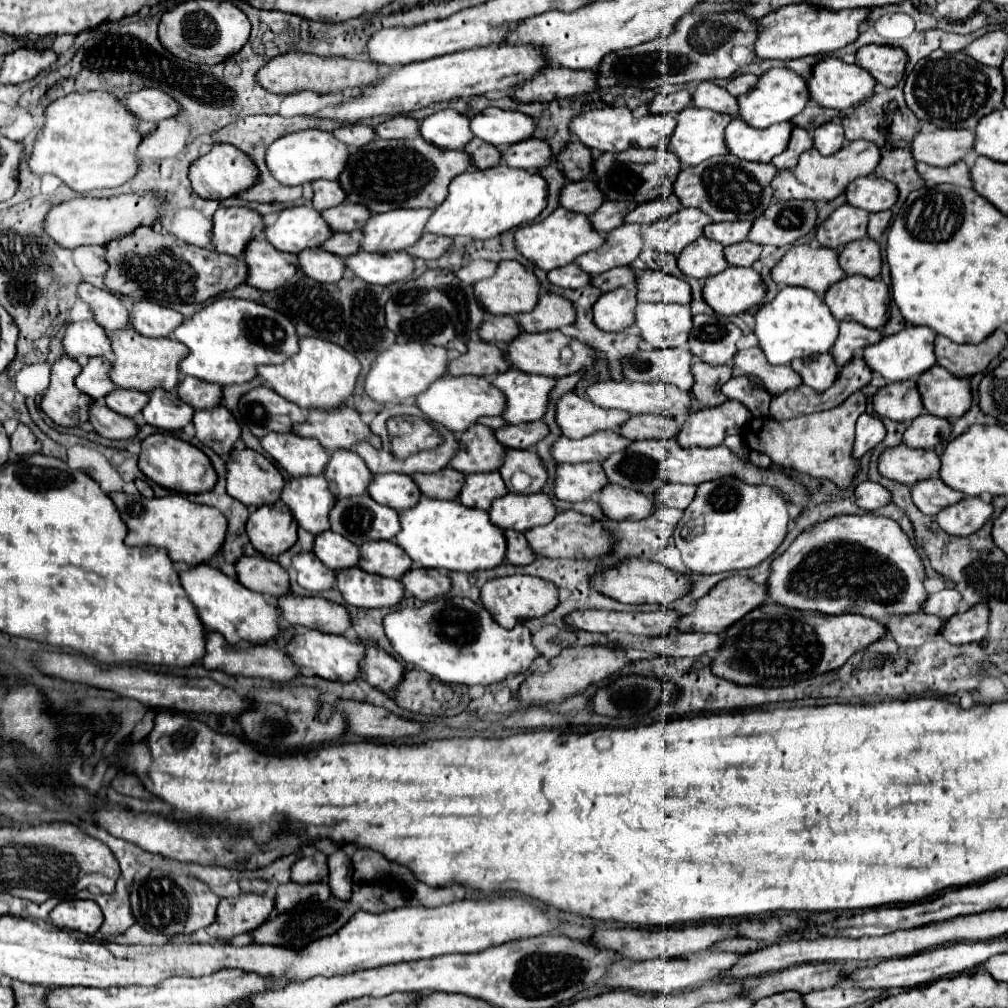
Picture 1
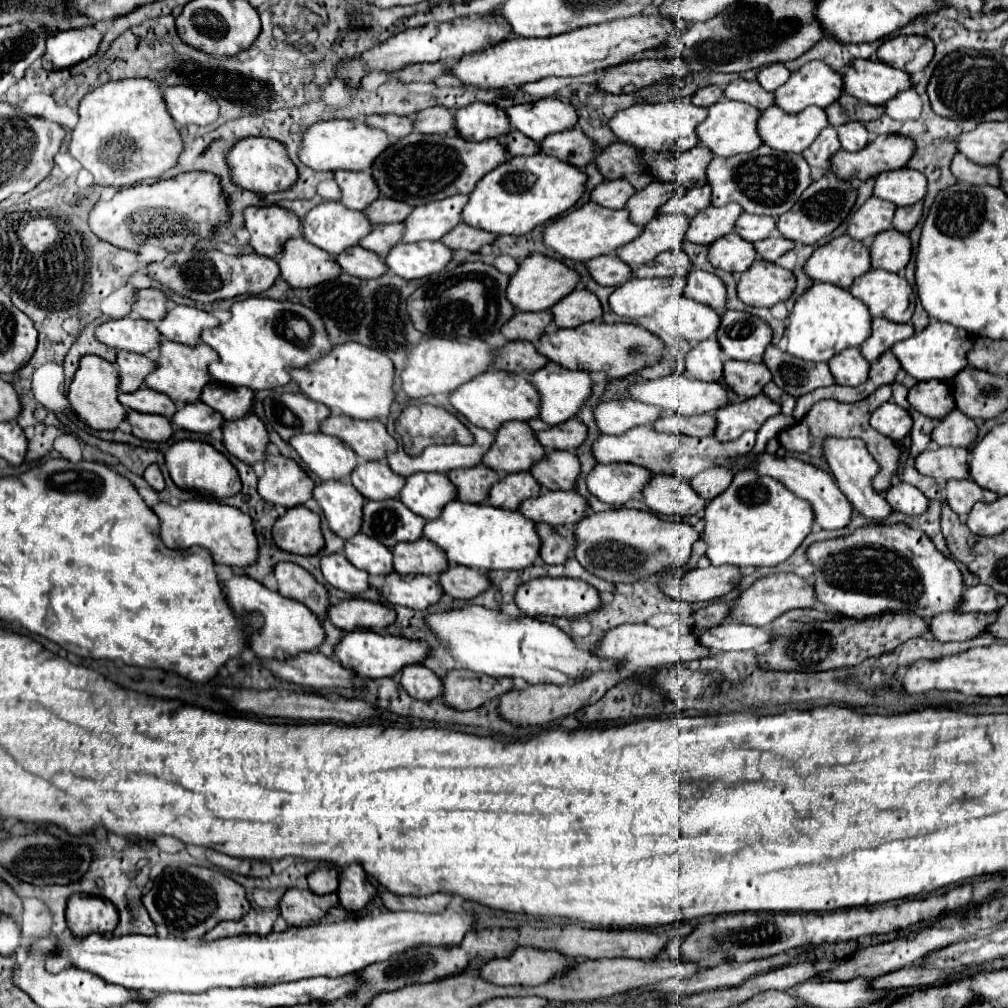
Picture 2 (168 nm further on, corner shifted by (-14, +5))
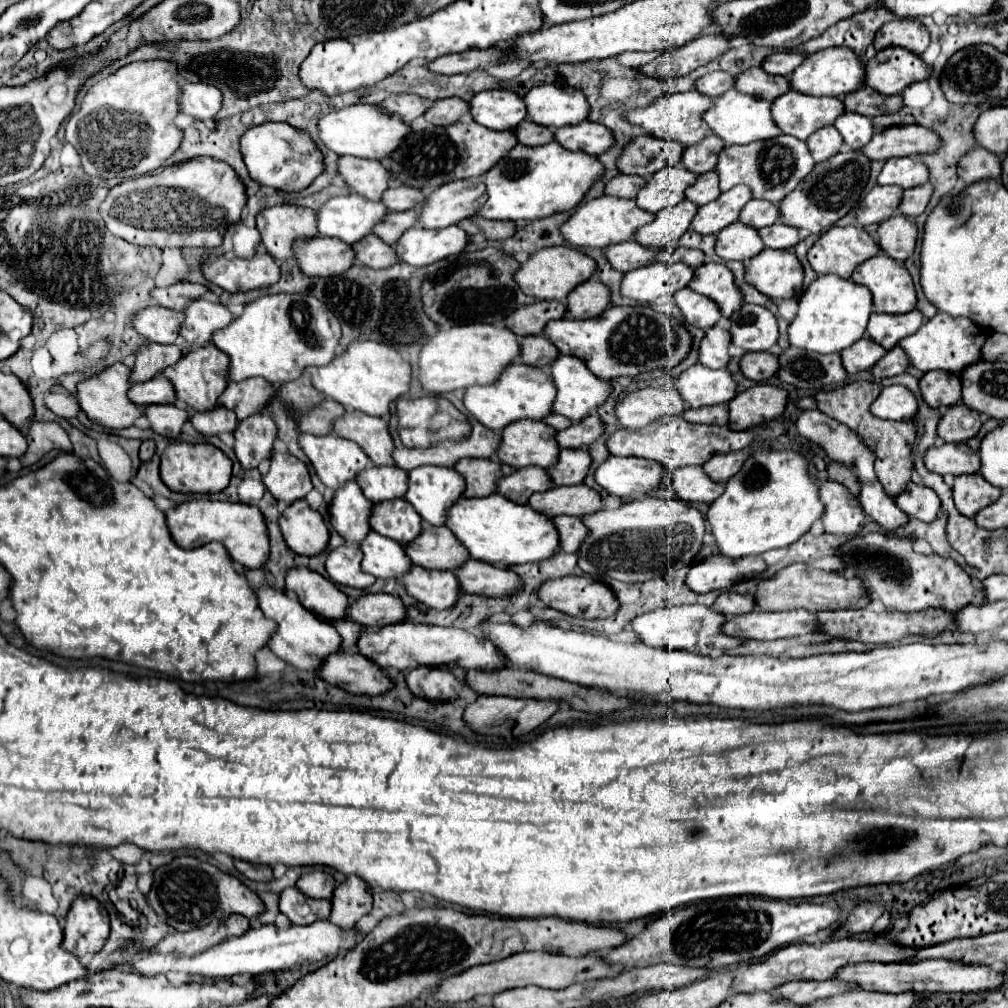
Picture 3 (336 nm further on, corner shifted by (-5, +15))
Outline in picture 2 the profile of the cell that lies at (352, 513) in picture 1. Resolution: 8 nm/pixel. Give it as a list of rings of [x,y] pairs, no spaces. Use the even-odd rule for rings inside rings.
[[[398,498],[366,502],[362,532],[392,548],[398,542],[414,542],[422,536],[424,518],[412,514]]]

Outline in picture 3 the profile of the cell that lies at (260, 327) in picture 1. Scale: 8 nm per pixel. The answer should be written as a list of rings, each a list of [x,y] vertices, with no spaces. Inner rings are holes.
[[[273,294],[263,296],[245,306],[245,312],[233,320],[227,328],[217,330],[213,344],[231,358],[229,378],[243,382],[253,376],[261,376],[273,384],[287,384],[297,380],[309,366],[329,364],[341,340],[339,320],[335,314],[311,294]],[[293,310],[303,314],[301,326],[293,320]]]

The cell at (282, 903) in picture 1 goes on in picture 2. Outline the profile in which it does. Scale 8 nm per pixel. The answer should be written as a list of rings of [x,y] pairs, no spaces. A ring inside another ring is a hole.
[[[288,888],[286,894],[280,900],[280,912],[284,920],[292,926],[298,926],[302,922],[320,920],[326,916],[328,908],[338,904],[338,894],[314,894],[312,890],[300,890],[300,888]]]

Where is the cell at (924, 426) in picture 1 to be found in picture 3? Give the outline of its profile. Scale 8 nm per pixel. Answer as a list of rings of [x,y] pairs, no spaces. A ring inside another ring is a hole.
[[[957,404],[947,408],[947,412],[943,414],[937,426],[937,434],[945,442],[967,442],[981,430],[981,426],[983,420],[979,412],[967,408],[965,404]]]

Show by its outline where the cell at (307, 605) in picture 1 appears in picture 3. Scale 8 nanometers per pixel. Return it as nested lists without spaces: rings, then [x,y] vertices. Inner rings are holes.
[[[367,594],[349,606],[347,618],[367,628],[383,628],[405,620],[405,606],[399,596],[393,594]]]

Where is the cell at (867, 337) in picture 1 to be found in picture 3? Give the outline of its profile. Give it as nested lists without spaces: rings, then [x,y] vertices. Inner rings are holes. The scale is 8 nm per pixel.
[[[911,310],[907,314],[873,314],[867,326],[867,334],[879,342],[883,348],[891,350],[893,346],[899,344],[905,336],[911,336],[919,330],[923,324],[923,314],[919,310]]]

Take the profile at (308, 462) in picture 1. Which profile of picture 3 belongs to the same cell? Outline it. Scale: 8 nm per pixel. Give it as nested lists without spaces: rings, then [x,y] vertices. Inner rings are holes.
[[[301,434],[299,444],[311,460],[319,480],[333,492],[345,482],[355,480],[361,468],[367,468],[369,464],[367,454],[363,454],[363,450],[355,442],[339,438],[335,434]]]

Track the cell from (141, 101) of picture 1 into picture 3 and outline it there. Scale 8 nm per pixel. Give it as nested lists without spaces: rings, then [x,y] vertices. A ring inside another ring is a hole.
[[[183,84],[181,112],[199,120],[209,120],[221,110],[223,94],[211,84]]]

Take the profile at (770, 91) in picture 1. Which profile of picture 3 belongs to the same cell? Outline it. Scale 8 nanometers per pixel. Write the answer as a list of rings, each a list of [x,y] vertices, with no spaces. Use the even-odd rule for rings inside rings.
[[[827,48],[807,56],[807,60],[793,72],[791,88],[811,96],[845,96],[849,92],[859,90],[865,84],[863,58],[857,56],[851,48]]]

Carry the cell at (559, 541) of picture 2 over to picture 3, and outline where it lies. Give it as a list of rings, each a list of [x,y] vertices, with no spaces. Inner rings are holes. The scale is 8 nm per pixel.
[[[555,516],[555,526],[559,528],[561,536],[561,550],[563,552],[577,552],[587,538],[587,526],[583,524],[581,516]]]

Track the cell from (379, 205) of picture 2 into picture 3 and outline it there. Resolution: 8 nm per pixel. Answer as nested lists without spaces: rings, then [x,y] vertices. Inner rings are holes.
[[[395,186],[395,188],[389,188],[385,194],[383,194],[383,204],[391,210],[391,212],[403,212],[403,210],[411,210],[417,206],[423,208],[423,202],[425,202],[425,194],[419,190],[419,188],[407,188],[407,186]]]

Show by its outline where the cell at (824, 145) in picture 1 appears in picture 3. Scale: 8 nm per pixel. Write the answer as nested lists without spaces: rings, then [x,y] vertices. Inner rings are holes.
[[[847,112],[841,118],[837,118],[835,128],[841,132],[843,140],[853,150],[861,150],[873,136],[873,122],[871,122],[871,118],[855,114],[855,112]]]

